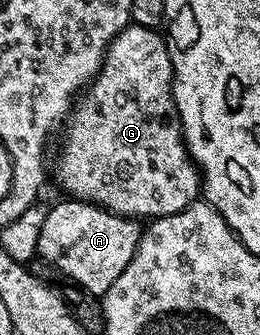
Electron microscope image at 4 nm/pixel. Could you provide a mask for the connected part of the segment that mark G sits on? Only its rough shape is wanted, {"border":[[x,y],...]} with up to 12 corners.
{"border":[[130,22],[68,116],[66,196],[149,221],[202,190],[160,30]]}

